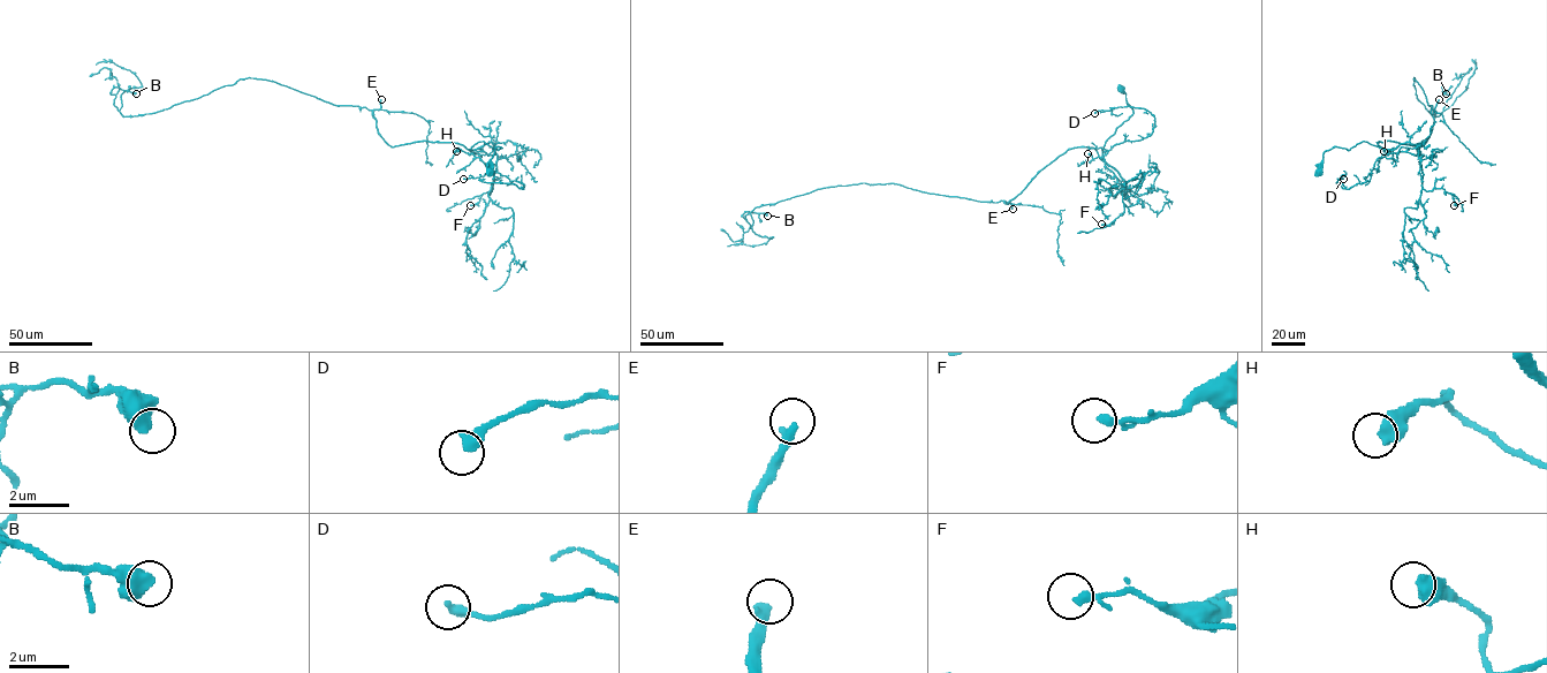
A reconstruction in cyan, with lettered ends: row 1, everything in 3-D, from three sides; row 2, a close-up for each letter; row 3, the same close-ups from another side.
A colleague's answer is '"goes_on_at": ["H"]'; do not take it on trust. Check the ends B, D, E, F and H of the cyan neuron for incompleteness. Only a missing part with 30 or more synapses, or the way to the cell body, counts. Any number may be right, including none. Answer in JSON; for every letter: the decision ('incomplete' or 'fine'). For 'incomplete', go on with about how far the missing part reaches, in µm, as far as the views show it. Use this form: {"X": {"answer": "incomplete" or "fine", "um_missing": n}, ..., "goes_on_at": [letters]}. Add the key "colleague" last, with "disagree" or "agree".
{"B": {"answer": "fine"}, "D": {"answer": "fine"}, "E": {"answer": "incomplete", "um_missing": 100}, "F": {"answer": "fine"}, "H": {"answer": "fine"}, "goes_on_at": ["E"], "colleague": "disagree"}

